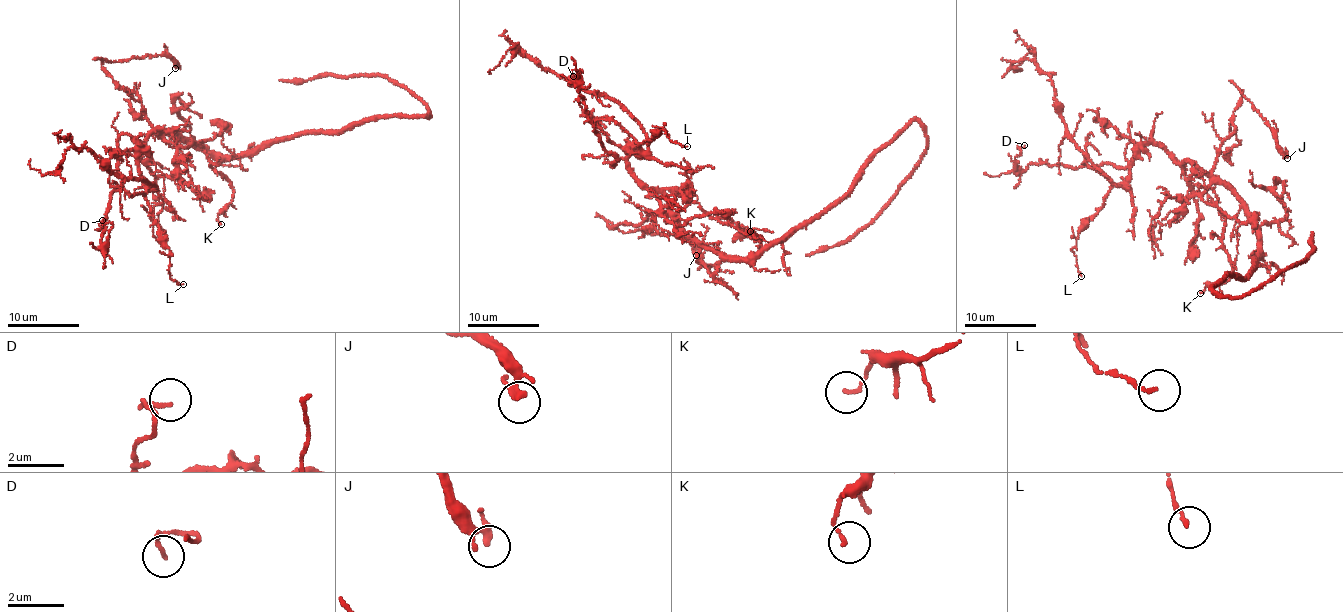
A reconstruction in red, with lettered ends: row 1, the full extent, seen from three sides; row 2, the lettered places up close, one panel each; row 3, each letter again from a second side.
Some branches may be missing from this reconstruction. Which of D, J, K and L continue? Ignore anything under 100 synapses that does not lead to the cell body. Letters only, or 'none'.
none

